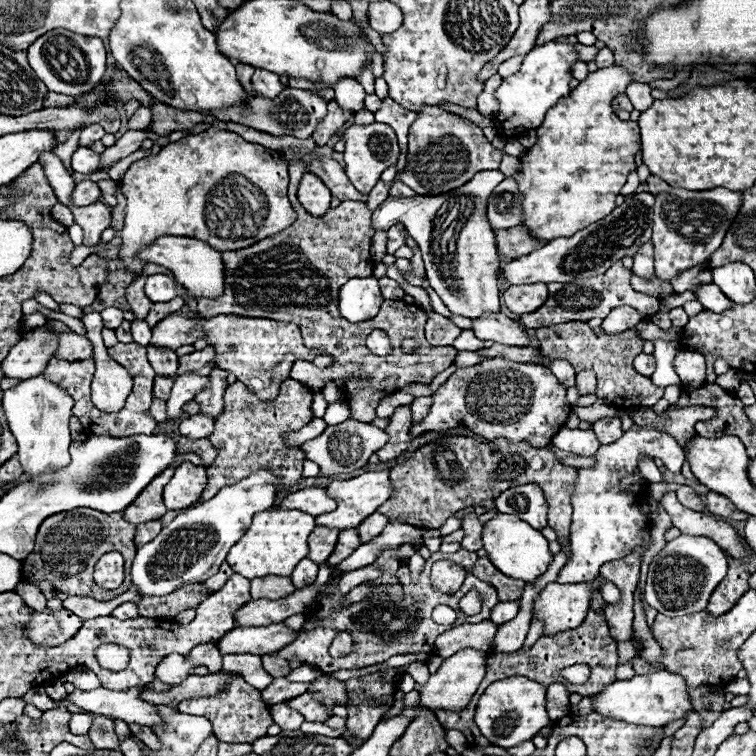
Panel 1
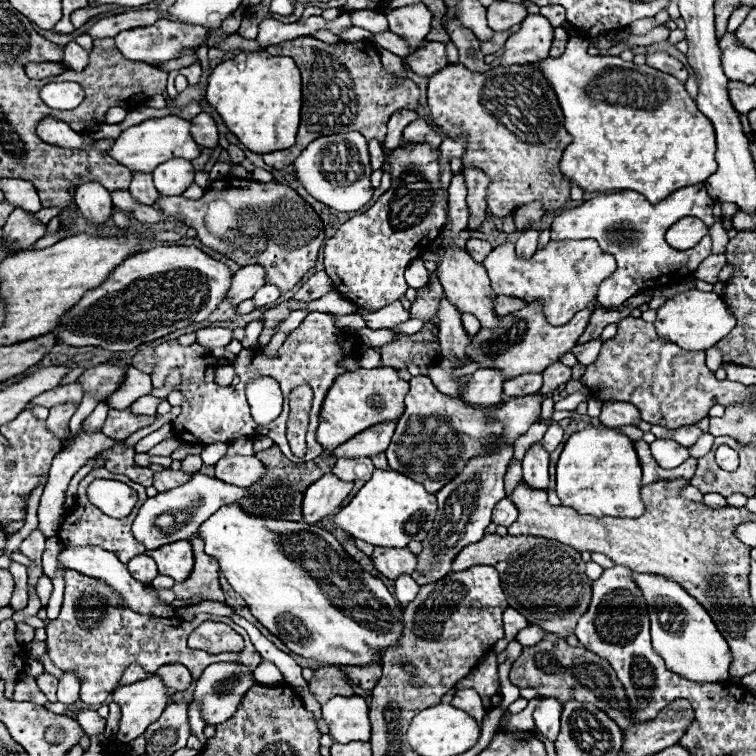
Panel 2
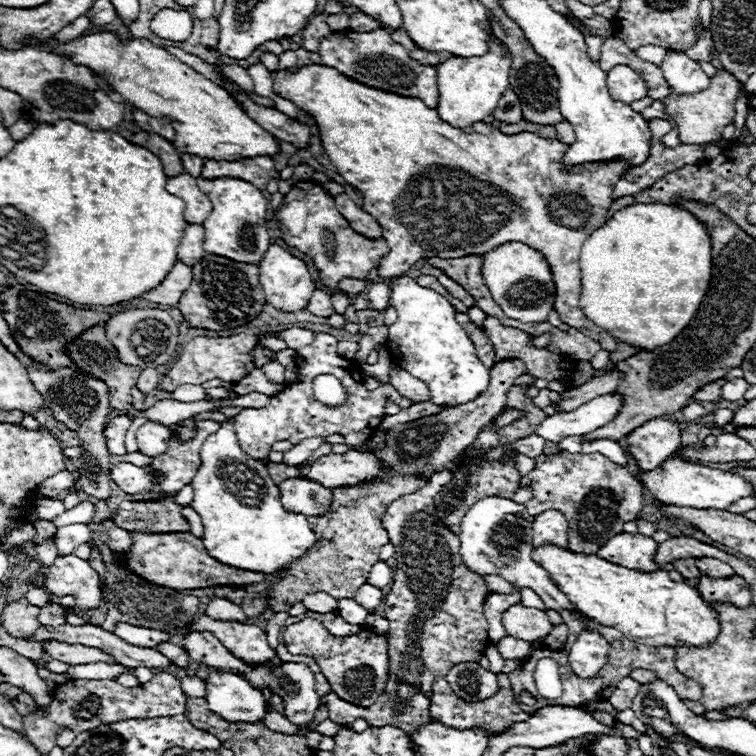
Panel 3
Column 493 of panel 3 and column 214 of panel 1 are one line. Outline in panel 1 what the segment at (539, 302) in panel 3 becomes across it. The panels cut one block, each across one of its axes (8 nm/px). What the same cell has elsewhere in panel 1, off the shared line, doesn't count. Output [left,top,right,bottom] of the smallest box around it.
[138,236,224,298]

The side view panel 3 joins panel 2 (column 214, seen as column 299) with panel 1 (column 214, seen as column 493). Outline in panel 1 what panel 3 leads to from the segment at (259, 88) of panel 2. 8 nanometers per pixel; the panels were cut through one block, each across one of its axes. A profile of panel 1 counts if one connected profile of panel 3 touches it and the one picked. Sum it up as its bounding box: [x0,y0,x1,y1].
[120,126,296,274]

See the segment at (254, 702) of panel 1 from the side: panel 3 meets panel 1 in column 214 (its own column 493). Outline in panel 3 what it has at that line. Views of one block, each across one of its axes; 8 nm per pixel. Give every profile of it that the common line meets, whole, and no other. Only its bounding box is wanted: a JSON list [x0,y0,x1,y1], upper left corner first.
[430,672,530,736]

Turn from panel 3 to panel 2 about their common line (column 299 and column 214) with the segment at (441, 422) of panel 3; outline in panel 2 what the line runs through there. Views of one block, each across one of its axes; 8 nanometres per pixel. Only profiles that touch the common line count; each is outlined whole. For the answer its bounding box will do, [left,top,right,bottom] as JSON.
[172,536,224,602]

